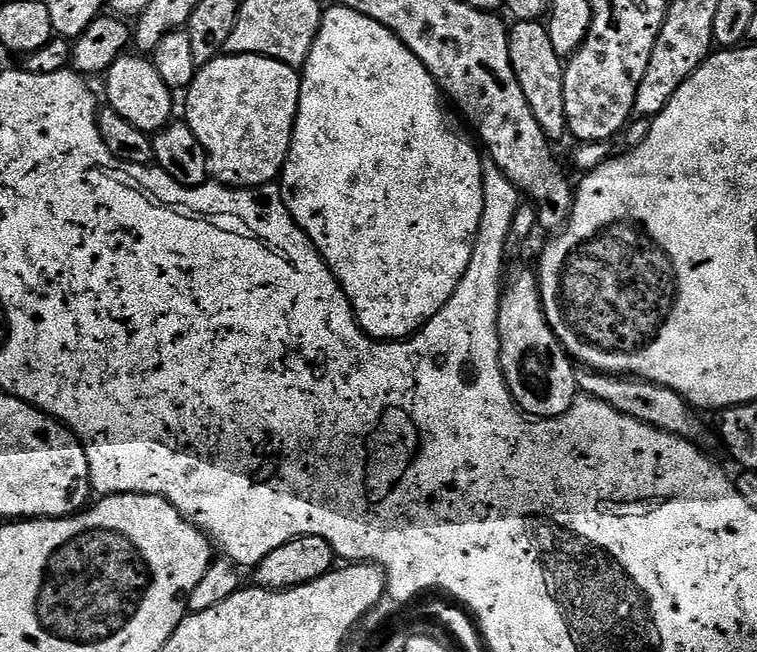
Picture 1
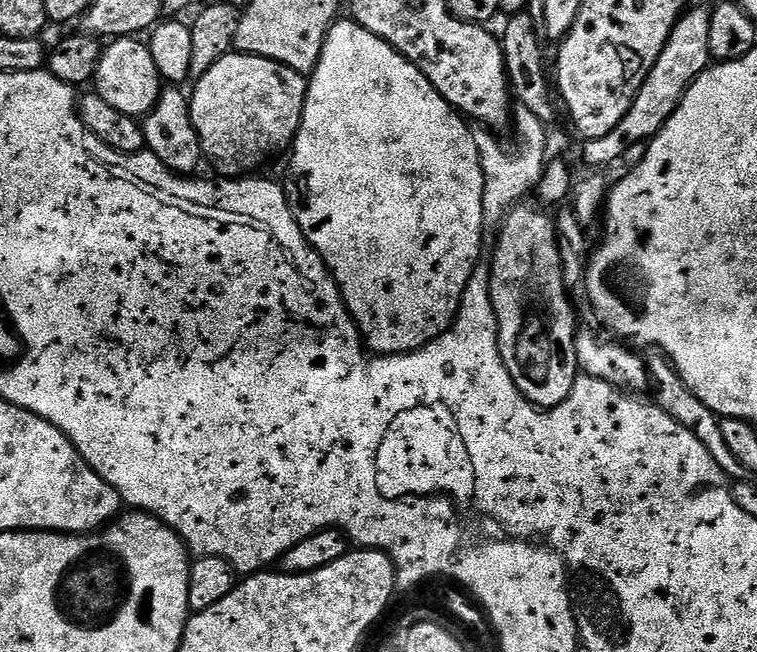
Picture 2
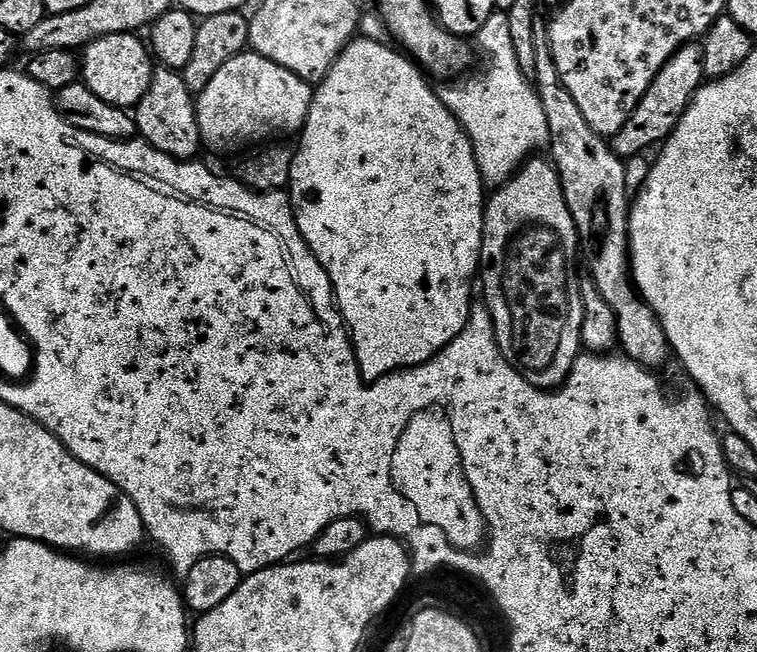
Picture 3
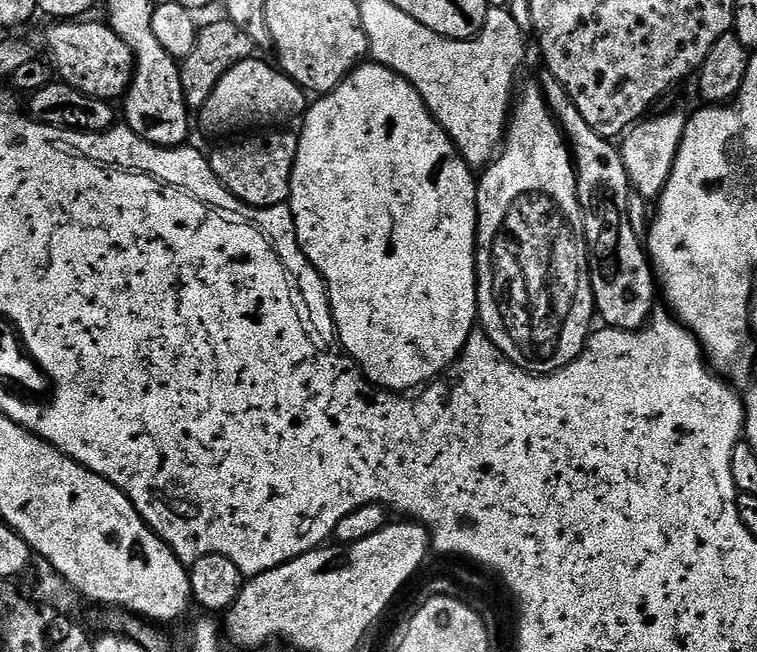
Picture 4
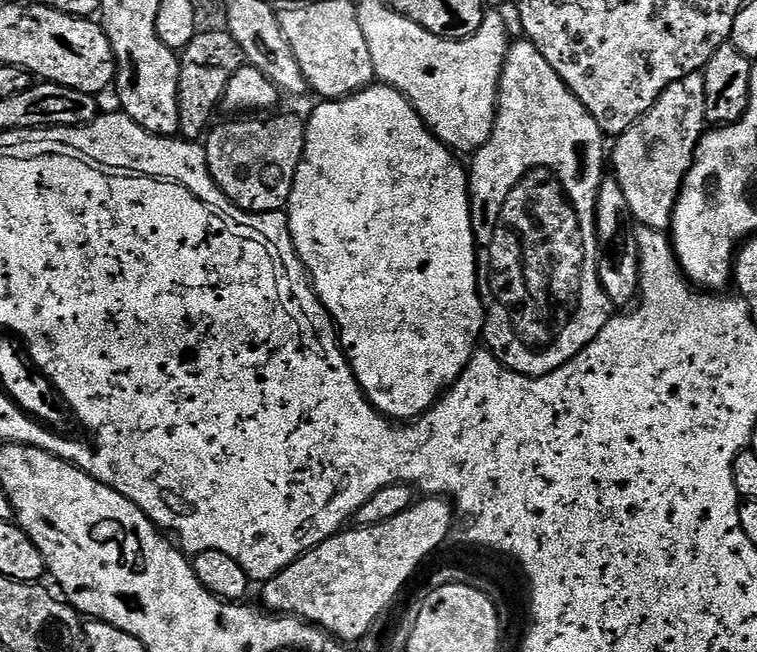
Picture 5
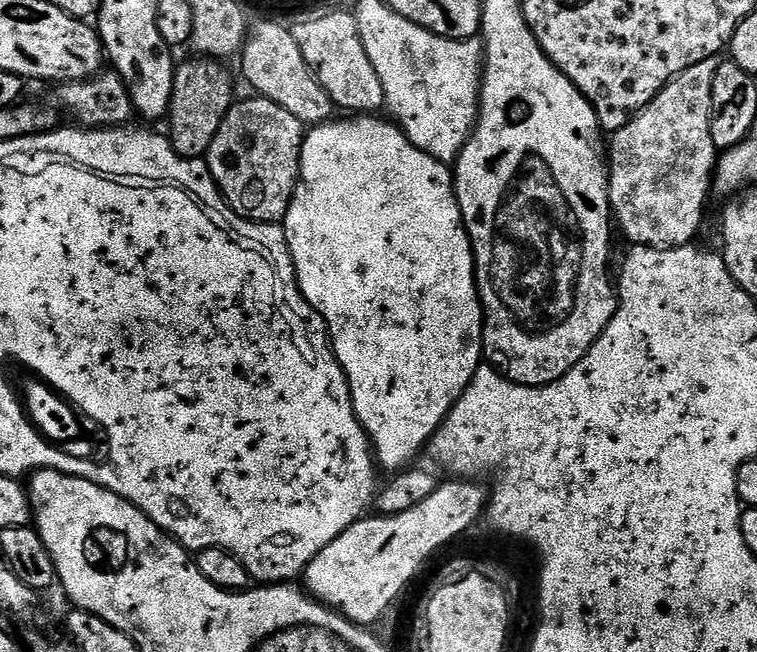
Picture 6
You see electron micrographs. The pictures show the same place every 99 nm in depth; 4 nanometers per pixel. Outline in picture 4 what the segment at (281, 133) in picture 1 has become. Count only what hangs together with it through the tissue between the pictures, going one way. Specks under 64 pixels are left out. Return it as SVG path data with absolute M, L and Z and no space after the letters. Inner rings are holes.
M253 58L238 62L238 66L222 74L222 82L214 86L214 94L210 94L206 106L198 110L198 116L206 131L224 136L227 132L240 132L243 128L272 130L277 126L288 126L291 120L299 121L309 107L309 93L299 88L275 63L267 64Z

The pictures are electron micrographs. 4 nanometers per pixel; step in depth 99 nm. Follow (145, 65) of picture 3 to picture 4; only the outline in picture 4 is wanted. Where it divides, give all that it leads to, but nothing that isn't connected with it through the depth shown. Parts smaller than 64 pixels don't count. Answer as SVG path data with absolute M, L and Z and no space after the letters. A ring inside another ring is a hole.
M56 22L51 25L47 59L55 75L74 90L99 100L119 101L132 85L132 71L136 68L130 46L122 42L122 38L118 38L118 34L114 34L107 23L80 23L84 22Z

